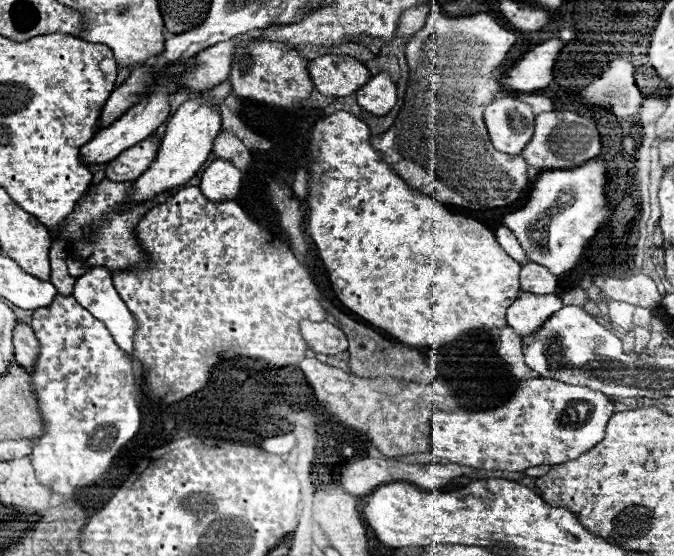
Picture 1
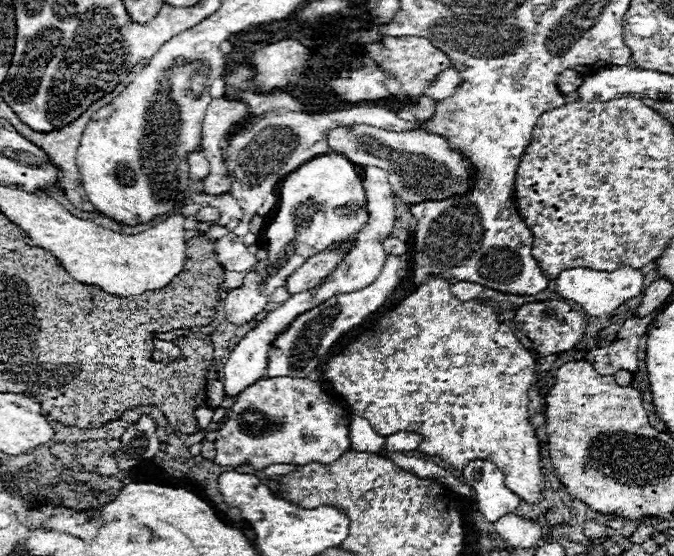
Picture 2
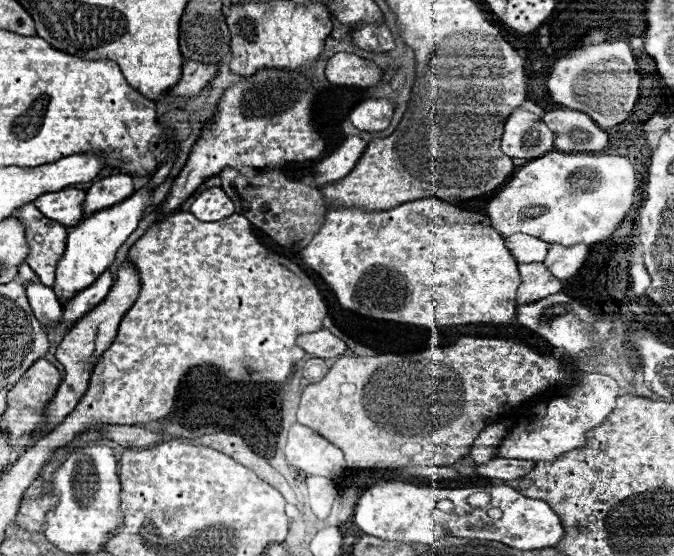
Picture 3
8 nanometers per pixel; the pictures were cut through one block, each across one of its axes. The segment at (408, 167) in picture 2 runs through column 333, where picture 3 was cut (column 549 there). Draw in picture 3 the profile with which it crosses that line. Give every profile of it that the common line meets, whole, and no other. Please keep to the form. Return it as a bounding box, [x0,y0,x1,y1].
[502,108,554,158]

